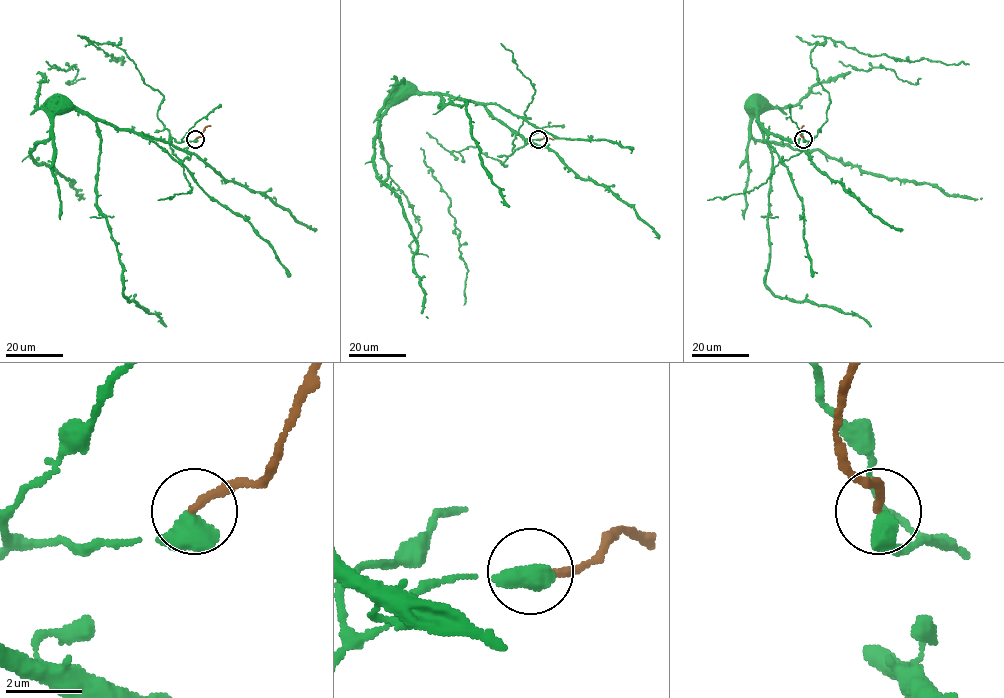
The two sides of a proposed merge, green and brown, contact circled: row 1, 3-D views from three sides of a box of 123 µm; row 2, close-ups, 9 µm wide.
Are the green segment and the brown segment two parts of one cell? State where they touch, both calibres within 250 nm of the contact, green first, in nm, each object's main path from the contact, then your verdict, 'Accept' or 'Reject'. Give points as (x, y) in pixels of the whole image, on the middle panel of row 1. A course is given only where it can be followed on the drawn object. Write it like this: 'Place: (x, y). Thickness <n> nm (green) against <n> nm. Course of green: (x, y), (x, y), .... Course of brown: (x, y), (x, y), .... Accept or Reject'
Place: (538, 139). Thickness 650 nm (green) against 220 nm. Course of green: (539, 139), (532, 139), (513, 152), (512, 141), (524, 119), (495, 104), (399, 91), (400, 88). Course of brown: (539, 139), (545, 136), (554, 139). Reject

